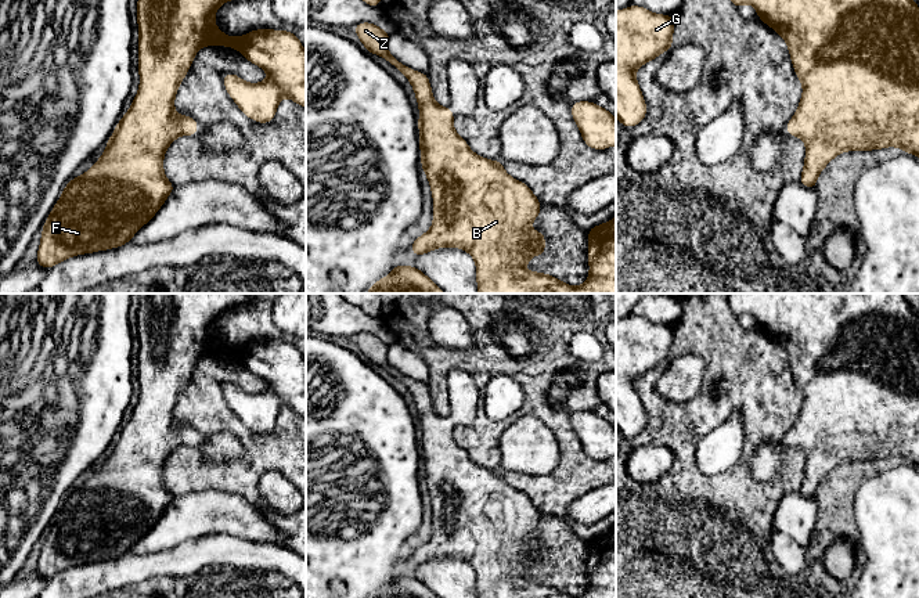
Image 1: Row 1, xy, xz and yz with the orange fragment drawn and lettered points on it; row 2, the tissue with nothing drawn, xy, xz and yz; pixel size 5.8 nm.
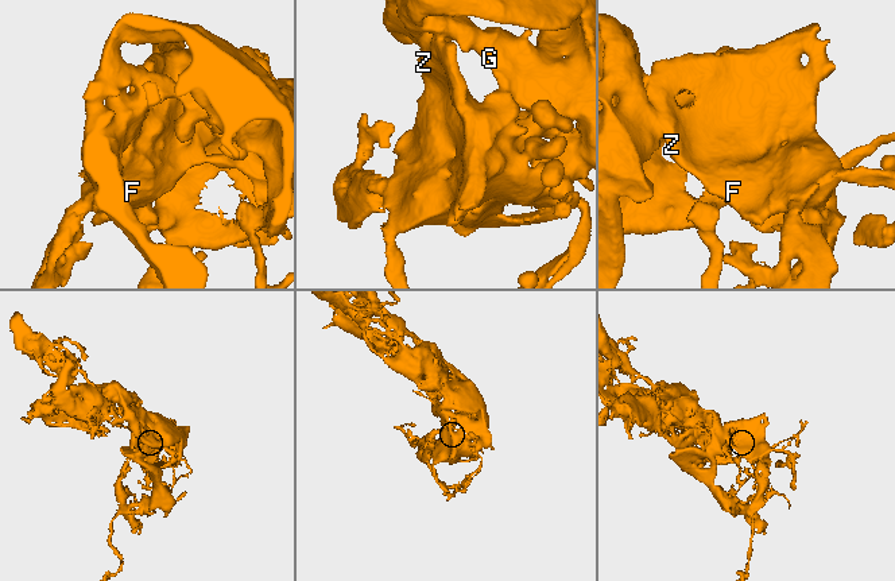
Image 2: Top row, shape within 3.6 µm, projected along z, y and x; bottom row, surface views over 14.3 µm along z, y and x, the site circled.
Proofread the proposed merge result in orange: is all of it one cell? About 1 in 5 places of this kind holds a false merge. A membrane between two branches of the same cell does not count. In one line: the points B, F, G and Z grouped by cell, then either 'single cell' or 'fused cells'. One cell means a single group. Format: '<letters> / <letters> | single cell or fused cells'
B F G Z | single cell

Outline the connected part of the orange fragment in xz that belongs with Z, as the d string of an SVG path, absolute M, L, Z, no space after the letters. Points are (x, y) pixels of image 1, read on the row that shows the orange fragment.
M371 22L357 24L353 29L368 53L385 58L410 80L419 107L421 165L432 190L433 223L410 251L421 256L450 246L471 253L479 293L616 293L616 216L588 231L590 275L583 285L570 287L545 273L525 273L530 257L543 256L545 251L545 235L530 228L541 209L537 197L523 181L511 177L501 161L482 158L469 148L453 127L455 114L435 101L428 75L406 66L389 53L388 32Z

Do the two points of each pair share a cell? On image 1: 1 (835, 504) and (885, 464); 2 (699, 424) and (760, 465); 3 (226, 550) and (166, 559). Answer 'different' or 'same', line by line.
1: same
2: different
3: same

